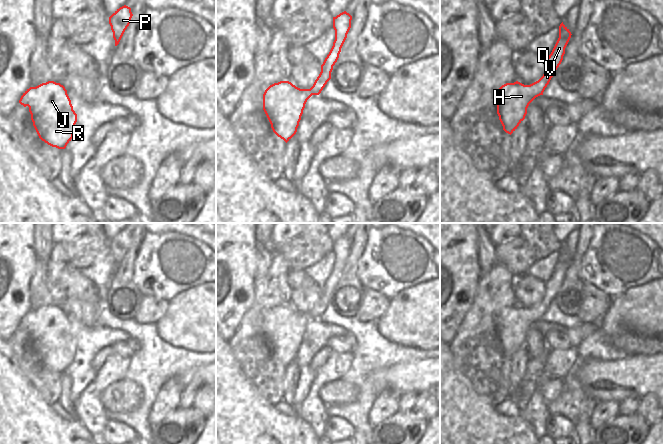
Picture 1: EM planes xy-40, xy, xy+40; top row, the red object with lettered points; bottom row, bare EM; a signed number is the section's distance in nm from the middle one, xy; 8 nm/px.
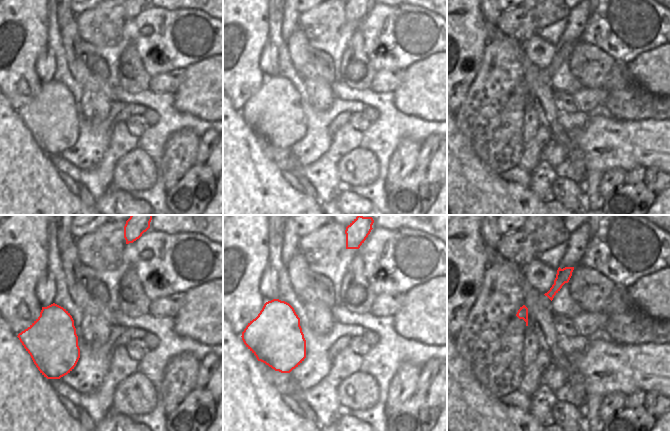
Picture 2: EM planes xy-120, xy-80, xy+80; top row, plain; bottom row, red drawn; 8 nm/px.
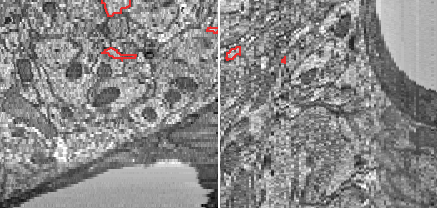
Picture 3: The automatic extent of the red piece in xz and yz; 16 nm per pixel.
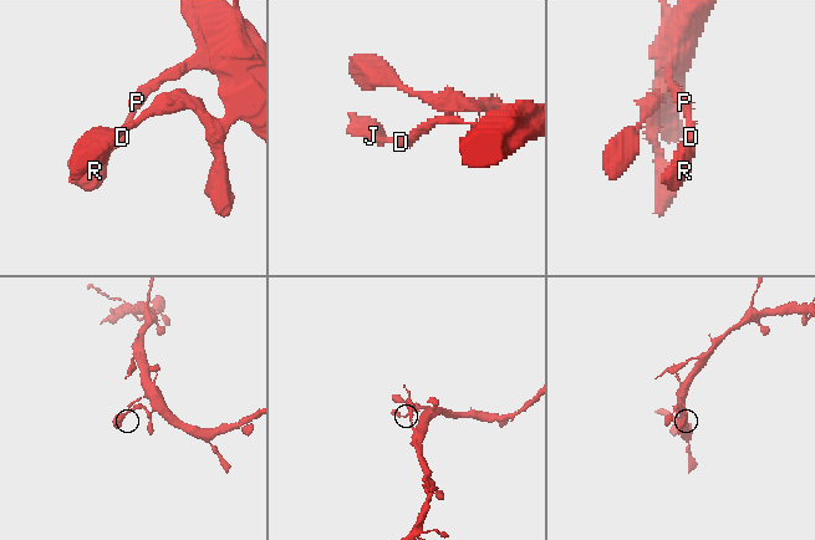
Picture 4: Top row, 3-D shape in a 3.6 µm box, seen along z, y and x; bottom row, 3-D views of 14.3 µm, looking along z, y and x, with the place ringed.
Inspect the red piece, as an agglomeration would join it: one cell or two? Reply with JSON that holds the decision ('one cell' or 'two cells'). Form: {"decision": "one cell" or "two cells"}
{"decision": "one cell"}

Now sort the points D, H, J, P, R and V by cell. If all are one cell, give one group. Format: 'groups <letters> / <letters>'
groups D H J P R V

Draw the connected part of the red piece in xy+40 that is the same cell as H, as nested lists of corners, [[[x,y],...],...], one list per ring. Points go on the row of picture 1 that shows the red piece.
[[[563,24],[559,26],[559,38],[551,52],[545,59],[543,76],[530,85],[518,81],[502,85],[497,92],[497,114],[503,130],[512,134],[525,119],[529,104],[543,92],[563,60],[565,48],[571,38],[571,32]]]

